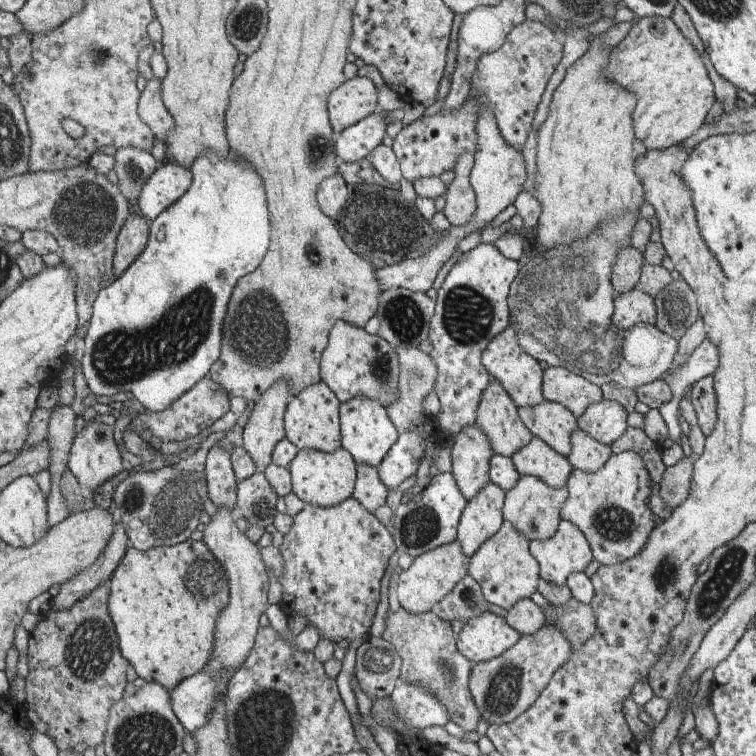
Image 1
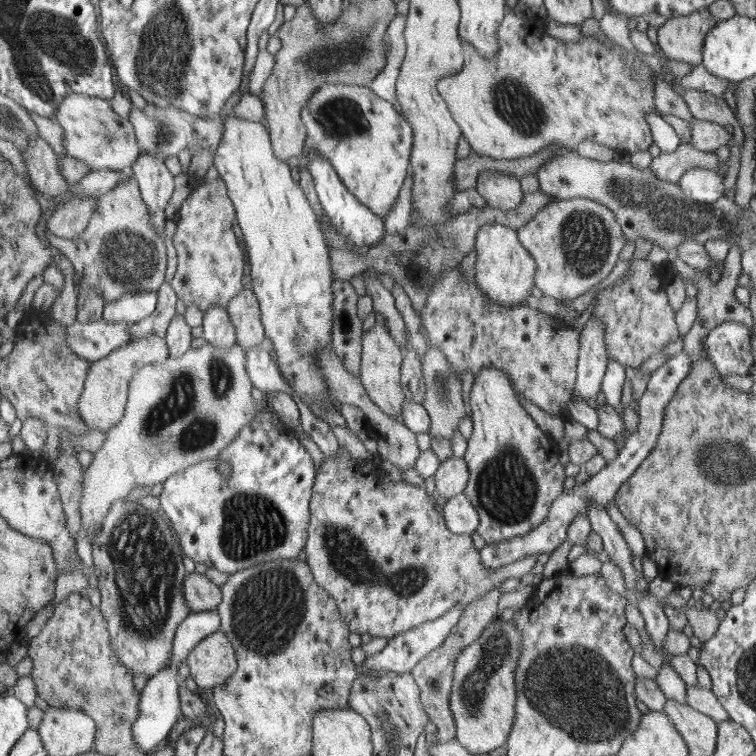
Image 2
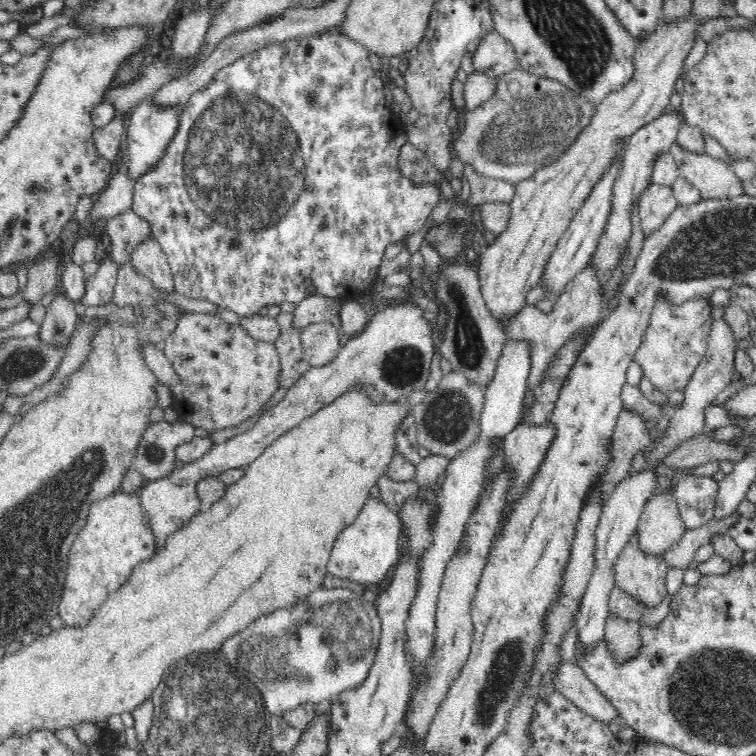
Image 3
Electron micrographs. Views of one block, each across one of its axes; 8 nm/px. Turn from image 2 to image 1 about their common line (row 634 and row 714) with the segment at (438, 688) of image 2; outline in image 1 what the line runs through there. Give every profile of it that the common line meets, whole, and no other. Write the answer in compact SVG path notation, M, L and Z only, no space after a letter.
M399 607L395 612L387 611L385 628L379 638L390 642L400 658L399 682L417 685L434 696L445 708L448 720L466 732L473 732L480 720L479 709L472 700L468 680L473 663L455 648L455 636L451 626L443 622L436 610L413 615Z

